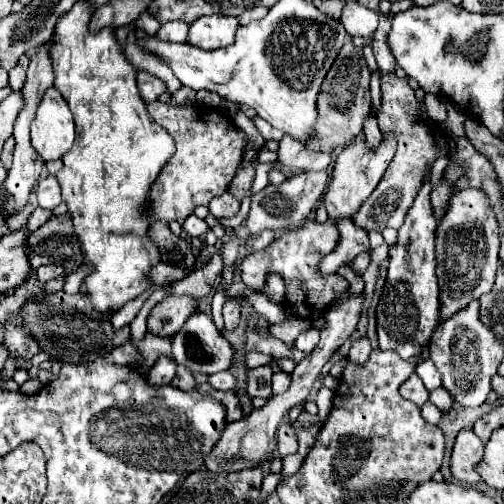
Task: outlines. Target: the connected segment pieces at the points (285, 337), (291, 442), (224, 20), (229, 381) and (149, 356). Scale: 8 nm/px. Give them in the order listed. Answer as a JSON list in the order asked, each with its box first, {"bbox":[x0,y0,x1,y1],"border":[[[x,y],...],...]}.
[{"bbox":[269,317,309,349],"border":[[[287,317],[285,321],[281,321],[279,325],[271,325],[269,331],[273,337],[281,339],[289,349],[293,347],[293,341],[297,339],[299,333],[303,333],[309,327],[309,323],[305,319],[295,319],[295,317]]]},{"bbox":[277,423,297,457],"border":[[[283,423],[277,431],[277,449],[280,457],[286,457],[291,453],[297,453],[297,435],[291,429],[289,423]]]},{"bbox":[187,15,239,51],"border":[[[223,15],[199,17],[189,25],[187,43],[207,51],[221,49],[233,43],[235,27],[239,27],[235,17],[223,17]]]},{"bbox":[209,371,235,389],"border":[[[229,371],[217,373],[217,375],[209,375],[209,385],[215,389],[233,389],[235,385],[235,377]]]},{"bbox":[135,333,171,371],"border":[[[147,333],[147,337],[141,343],[135,343],[135,345],[139,347],[139,353],[143,355],[143,363],[141,363],[143,371],[149,371],[159,355],[171,357],[171,339],[161,339],[161,337]]]}]

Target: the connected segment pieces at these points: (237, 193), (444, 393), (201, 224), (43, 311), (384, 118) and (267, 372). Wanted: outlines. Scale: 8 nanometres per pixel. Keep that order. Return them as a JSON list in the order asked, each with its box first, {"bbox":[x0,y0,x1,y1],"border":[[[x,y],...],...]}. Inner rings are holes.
[{"bbox":[229,163,255,203],"border":[[[241,163],[239,171],[235,173],[231,185],[229,185],[229,193],[241,203],[243,197],[251,191],[251,185],[253,185],[253,179],[255,179],[255,171],[253,171],[253,163]]]},{"bbox":[431,387,453,415],"border":[[[437,387],[431,391],[431,403],[443,413],[447,415],[453,409],[453,395],[445,389],[445,387]]]},{"bbox":[183,213,209,237],"border":[[[191,213],[191,215],[185,219],[185,223],[183,223],[183,231],[185,231],[189,237],[203,237],[203,235],[207,235],[209,225],[207,225],[203,219],[199,219],[195,213]]]},{"bbox":[17,289,115,365],"border":[[[41,289],[33,299],[25,301],[25,305],[17,311],[17,317],[21,325],[25,325],[35,335],[41,351],[45,351],[49,359],[57,361],[59,365],[95,361],[95,357],[107,355],[111,349],[115,349],[115,329],[111,325],[111,313],[95,311],[87,293],[69,295],[65,291],[47,293],[45,289]]]},{"bbox":[355,73,441,231],"border":[[[383,73],[381,77],[381,109],[377,115],[377,123],[381,129],[381,135],[393,133],[397,137],[397,151],[385,171],[385,177],[377,185],[377,189],[371,193],[371,197],[363,203],[363,209],[355,215],[355,225],[363,227],[365,231],[383,231],[387,225],[393,229],[399,229],[405,221],[407,209],[411,207],[419,187],[425,181],[427,171],[433,167],[435,159],[441,157],[441,149],[437,145],[437,137],[441,139],[441,133],[437,129],[437,123],[429,123],[421,117],[419,101],[415,99],[415,91],[407,83],[405,77],[397,77],[395,73]]]},{"bbox":[247,365,271,399],"border":[[[261,365],[247,369],[247,389],[253,389],[257,395],[269,399],[271,393],[271,365]]]}]

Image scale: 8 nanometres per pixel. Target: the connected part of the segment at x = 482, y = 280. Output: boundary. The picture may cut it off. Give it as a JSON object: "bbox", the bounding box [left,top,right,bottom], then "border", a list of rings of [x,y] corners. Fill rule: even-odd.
{"bbox":[437,189,499,321],"border":[[[461,189],[449,197],[449,211],[437,227],[437,279],[441,289],[441,321],[447,315],[465,307],[471,299],[479,299],[483,293],[491,291],[495,283],[495,269],[499,261],[499,223],[495,211],[489,205],[487,195],[481,189]]]}

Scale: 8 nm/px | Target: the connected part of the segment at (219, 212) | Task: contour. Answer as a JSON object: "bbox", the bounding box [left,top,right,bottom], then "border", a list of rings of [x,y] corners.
{"bbox":[207,193,239,217],"border":[[[229,193],[215,197],[207,207],[209,207],[209,213],[215,217],[233,217],[239,213],[239,203]]]}

